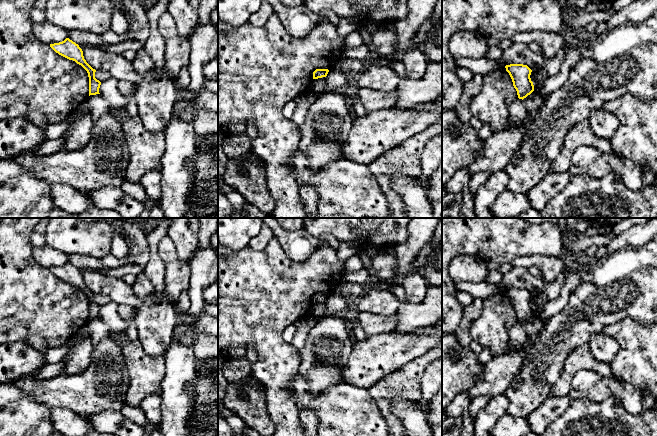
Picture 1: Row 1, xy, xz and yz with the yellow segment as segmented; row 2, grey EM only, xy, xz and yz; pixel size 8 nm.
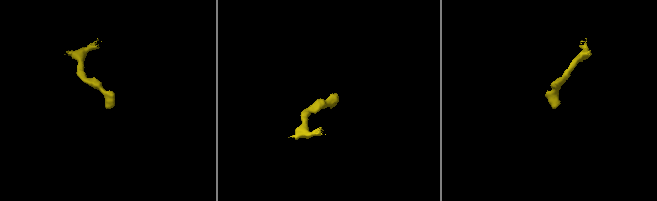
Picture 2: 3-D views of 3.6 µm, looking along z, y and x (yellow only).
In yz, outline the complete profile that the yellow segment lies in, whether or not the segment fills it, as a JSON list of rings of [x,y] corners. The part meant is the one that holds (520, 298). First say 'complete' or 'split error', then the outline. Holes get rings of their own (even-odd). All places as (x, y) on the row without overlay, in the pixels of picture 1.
complete; [[[510,288],[505,290],[519,323],[524,323],[534,315],[530,299],[532,294],[523,288]]]

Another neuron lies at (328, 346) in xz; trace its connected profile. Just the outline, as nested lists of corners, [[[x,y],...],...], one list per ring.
[[[346,314],[316,321],[304,347],[299,350],[298,374],[307,381],[313,395],[342,382],[342,370],[351,355],[354,337],[345,324]]]

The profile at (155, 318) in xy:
[[[87,270],[83,274],[83,280],[86,286],[96,295],[106,295],[118,305],[126,304],[134,309],[135,313],[132,322],[137,327],[139,341],[147,355],[155,357],[166,353],[172,342],[174,330],[177,325],[176,318],[179,310],[176,304],[164,295],[161,298],[157,298],[155,291],[150,296],[143,298],[137,297],[132,288],[121,278],[112,278],[96,270]]]

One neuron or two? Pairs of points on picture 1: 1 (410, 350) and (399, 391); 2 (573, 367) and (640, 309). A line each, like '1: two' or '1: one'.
1: two
2: two

